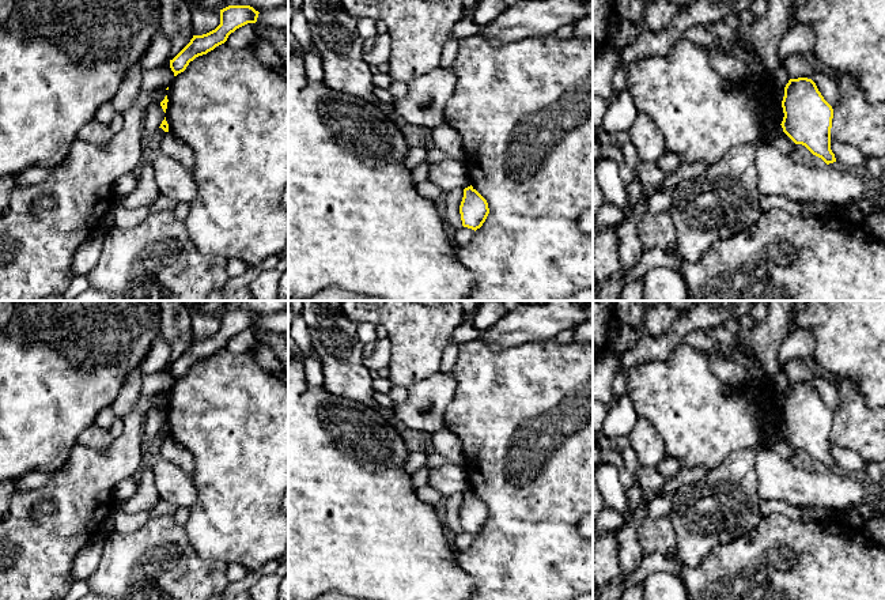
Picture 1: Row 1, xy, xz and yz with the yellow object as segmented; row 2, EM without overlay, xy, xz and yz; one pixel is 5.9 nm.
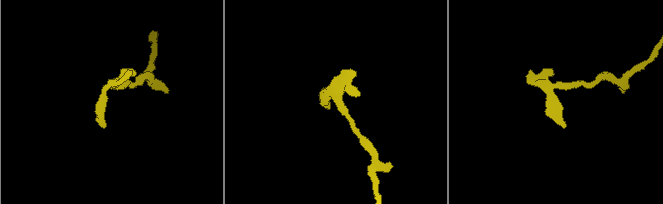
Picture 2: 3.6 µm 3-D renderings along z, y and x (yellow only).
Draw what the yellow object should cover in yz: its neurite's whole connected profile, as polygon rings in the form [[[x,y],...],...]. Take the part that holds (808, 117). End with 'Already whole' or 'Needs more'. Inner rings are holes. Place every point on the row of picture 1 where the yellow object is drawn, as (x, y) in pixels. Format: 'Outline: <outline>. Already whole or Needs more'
Outline: [[[808,78],[790,79],[784,87],[782,107],[783,132],[827,165],[836,162],[831,150],[833,109],[816,83]]]. Already whole

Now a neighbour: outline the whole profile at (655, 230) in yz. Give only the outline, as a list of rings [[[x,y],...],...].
[[[667,211],[647,212],[638,222],[638,235],[644,250],[658,248],[672,250],[676,246],[676,233]]]

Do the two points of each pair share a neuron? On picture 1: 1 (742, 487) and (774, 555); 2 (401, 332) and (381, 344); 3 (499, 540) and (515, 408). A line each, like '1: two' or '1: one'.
1: two
2: two
3: one

